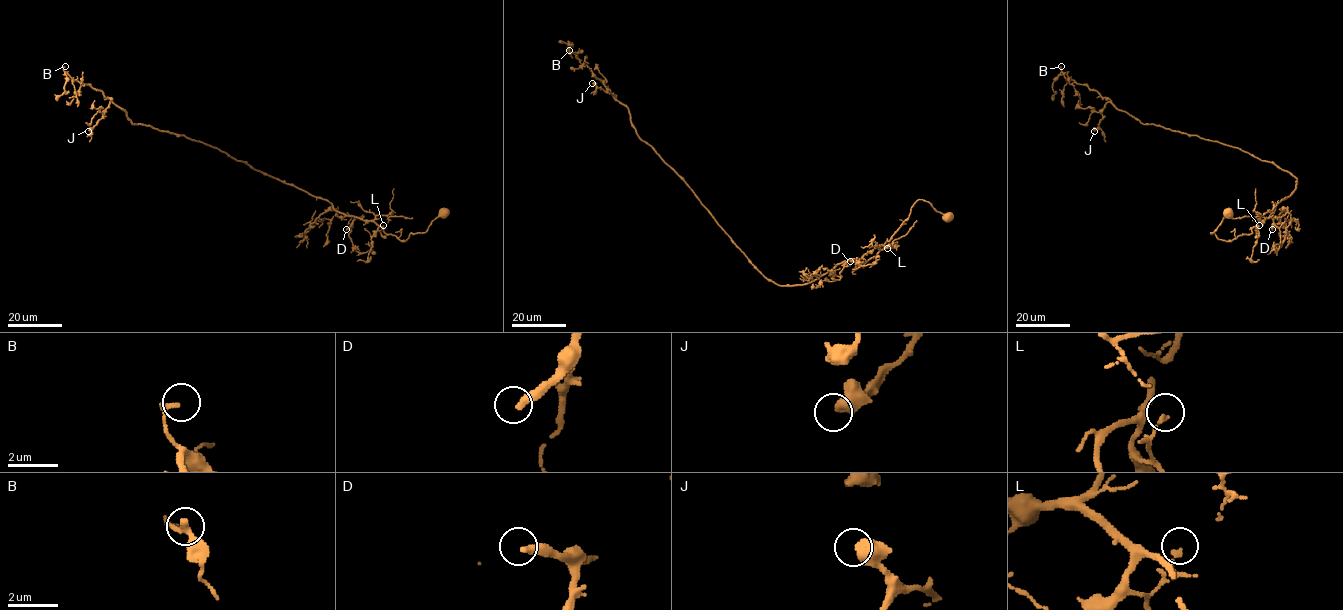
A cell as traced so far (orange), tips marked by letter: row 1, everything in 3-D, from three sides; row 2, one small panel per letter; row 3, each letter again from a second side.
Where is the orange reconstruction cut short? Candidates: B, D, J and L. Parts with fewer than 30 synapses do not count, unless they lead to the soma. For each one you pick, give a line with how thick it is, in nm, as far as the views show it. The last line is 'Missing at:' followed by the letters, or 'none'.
D: calibre 320 nm
Missing at: D

